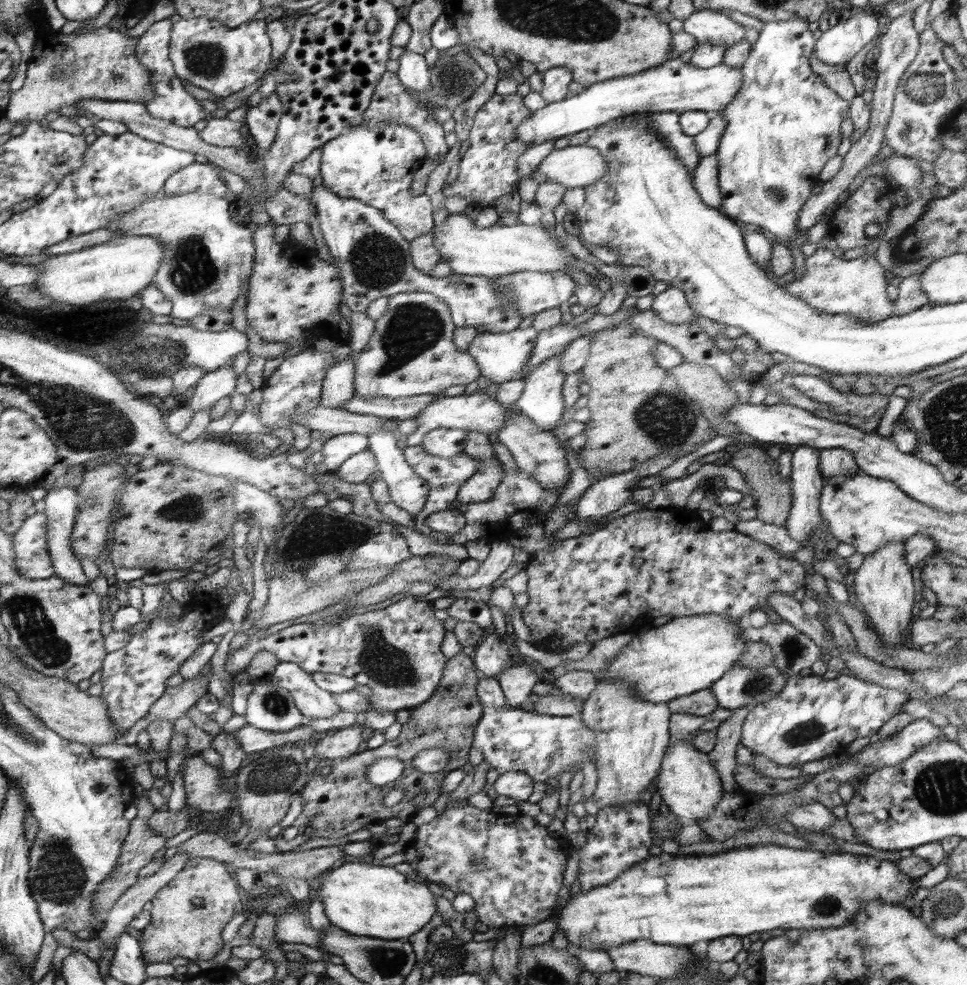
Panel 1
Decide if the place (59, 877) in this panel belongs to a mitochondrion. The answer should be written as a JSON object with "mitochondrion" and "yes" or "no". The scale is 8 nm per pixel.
{"mitochondrion":"yes"}

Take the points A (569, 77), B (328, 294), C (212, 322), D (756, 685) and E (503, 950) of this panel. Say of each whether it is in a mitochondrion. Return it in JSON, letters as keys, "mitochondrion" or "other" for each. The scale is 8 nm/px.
{"A":"other","B":"other","C":"other","D":"mitochondrion","E":"other"}

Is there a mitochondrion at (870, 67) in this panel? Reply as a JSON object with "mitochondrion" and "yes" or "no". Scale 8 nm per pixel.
{"mitochondrion":"no"}

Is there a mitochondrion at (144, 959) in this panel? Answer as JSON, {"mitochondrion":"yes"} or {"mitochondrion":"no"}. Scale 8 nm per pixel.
{"mitochondrion":"no"}

